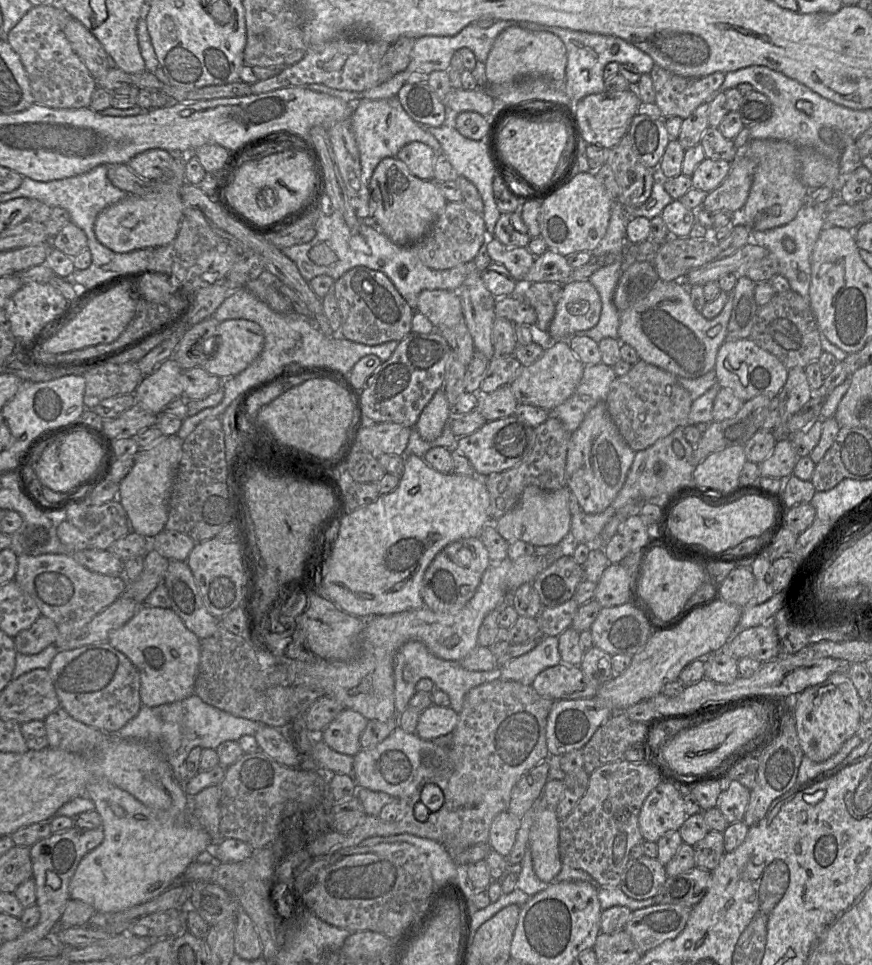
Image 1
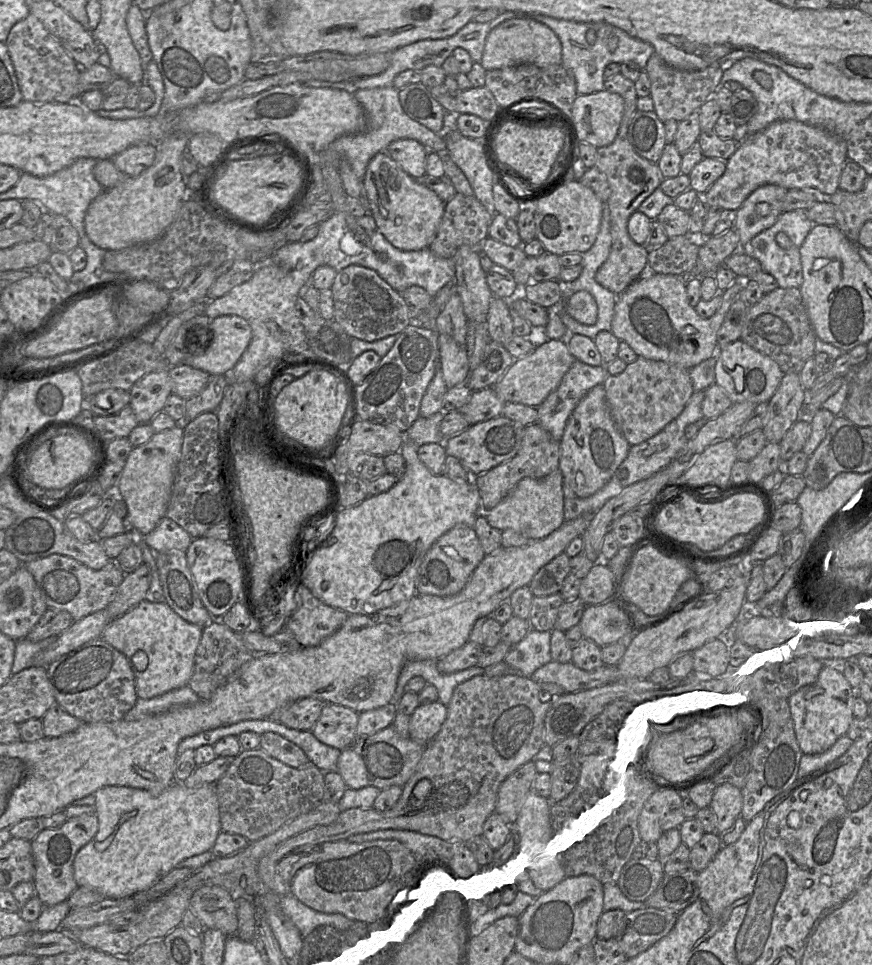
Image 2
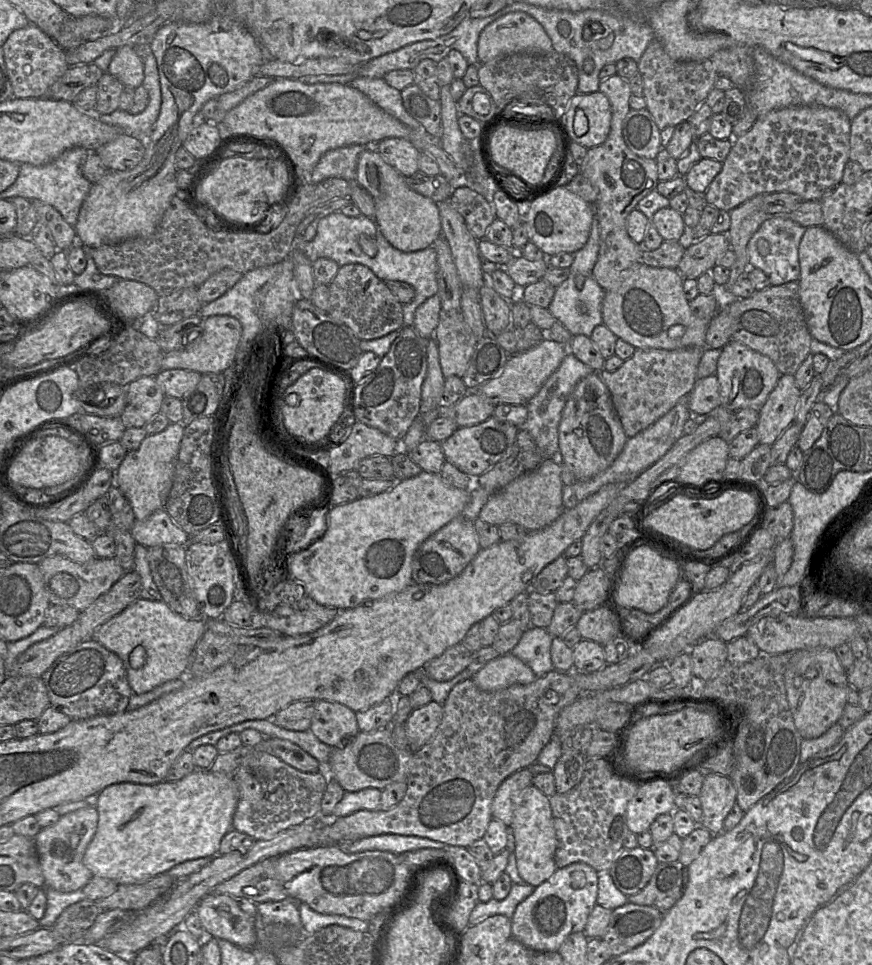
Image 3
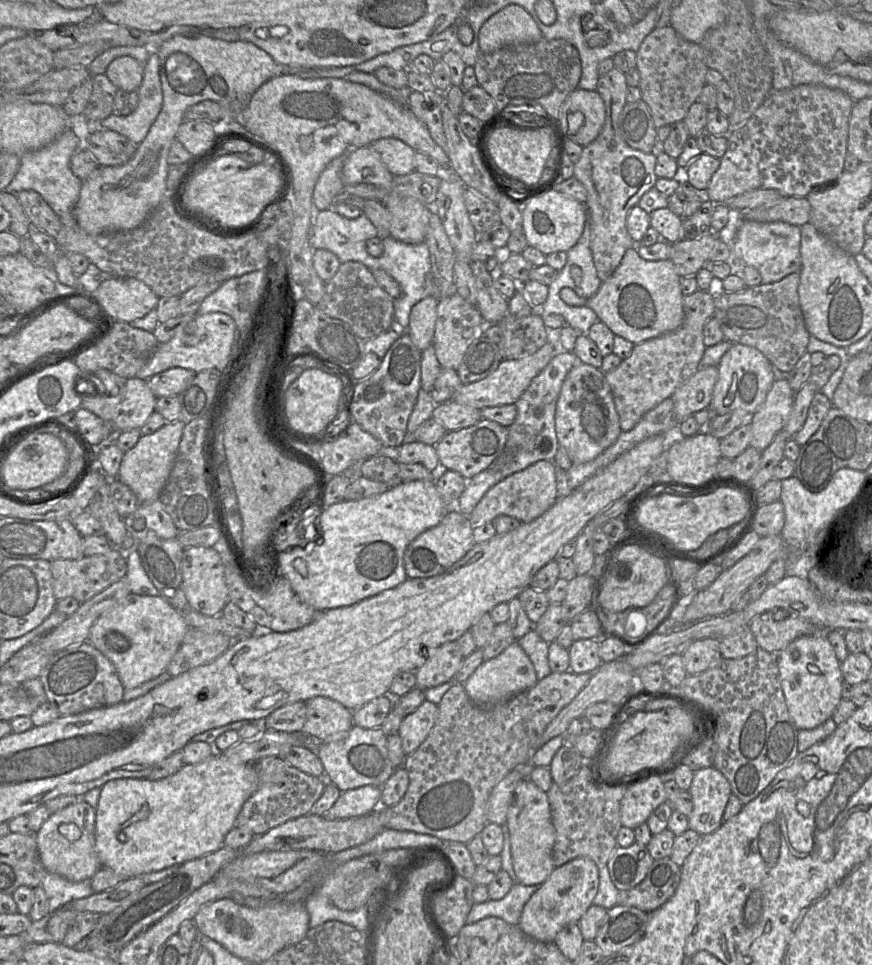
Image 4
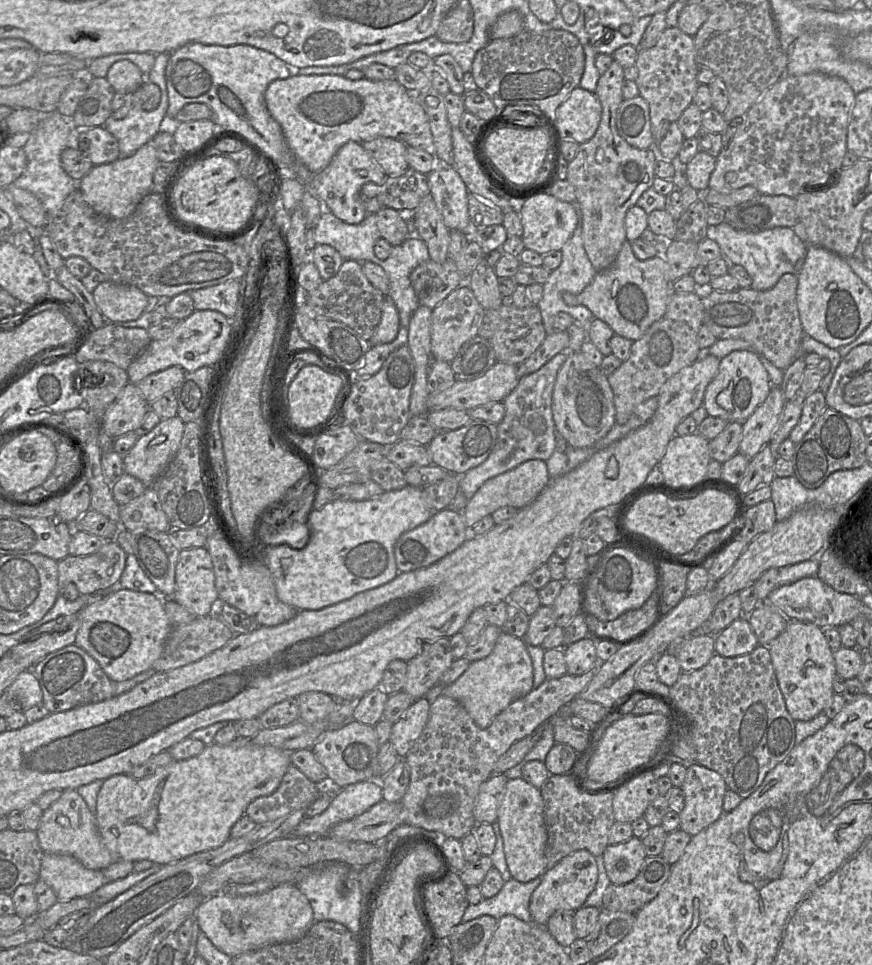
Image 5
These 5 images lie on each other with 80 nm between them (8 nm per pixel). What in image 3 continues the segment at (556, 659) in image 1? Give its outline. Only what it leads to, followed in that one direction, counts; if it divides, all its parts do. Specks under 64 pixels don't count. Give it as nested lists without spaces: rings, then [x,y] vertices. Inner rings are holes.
[[[530,626],[510,653],[540,678],[555,670],[550,652],[552,640],[553,636],[546,629]]]

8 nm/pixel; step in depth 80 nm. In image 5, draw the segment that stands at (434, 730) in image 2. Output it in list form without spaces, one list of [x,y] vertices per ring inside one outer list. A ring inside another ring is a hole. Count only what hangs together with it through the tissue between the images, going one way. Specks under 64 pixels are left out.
[[[425,697],[417,699],[393,724],[389,741],[399,758],[404,758],[420,737],[428,721],[430,705],[431,703]]]

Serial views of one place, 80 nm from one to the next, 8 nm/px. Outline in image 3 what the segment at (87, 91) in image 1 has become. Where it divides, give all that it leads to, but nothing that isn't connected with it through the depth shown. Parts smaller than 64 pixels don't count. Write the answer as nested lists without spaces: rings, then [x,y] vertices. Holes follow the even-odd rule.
[[[34,24],[13,31],[2,46],[13,98],[42,98],[49,87],[69,69],[66,51]]]

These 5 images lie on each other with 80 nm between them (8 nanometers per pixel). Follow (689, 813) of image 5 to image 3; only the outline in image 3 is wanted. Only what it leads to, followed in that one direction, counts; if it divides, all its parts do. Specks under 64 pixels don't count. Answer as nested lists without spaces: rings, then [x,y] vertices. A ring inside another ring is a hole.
[[[706,773],[699,794],[703,815],[701,825],[712,834],[724,830],[724,820],[737,803],[737,791],[731,779],[717,773]]]

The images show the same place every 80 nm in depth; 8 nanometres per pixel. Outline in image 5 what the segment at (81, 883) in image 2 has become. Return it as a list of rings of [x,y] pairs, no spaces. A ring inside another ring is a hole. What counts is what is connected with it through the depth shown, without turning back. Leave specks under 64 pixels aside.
[[[239,738],[231,744],[212,743],[197,756],[174,760],[149,777],[136,779],[117,774],[104,780],[97,796],[95,812],[98,831],[108,850],[117,860],[150,860],[163,866],[223,845],[234,824],[256,798],[272,794],[291,765],[291,752],[273,746],[260,746]]]

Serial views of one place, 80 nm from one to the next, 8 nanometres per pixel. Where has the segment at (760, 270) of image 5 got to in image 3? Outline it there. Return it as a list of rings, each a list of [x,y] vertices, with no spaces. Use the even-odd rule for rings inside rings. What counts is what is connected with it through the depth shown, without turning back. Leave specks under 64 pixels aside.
[[[777,213],[765,220],[758,230],[750,238],[747,245],[750,268],[761,269],[769,278],[772,286],[782,285],[790,281],[800,279],[799,245],[806,227],[794,222],[787,216],[788,213]],[[760,239],[770,243],[770,251],[762,256],[757,250],[757,242]]]

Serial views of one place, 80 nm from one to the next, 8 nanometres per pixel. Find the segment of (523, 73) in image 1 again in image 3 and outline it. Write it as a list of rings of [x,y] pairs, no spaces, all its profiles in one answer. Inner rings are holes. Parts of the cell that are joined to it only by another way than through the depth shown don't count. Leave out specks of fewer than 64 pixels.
[[[512,12],[480,33],[478,60],[484,64],[515,53],[549,54],[552,42],[541,24],[524,12]]]

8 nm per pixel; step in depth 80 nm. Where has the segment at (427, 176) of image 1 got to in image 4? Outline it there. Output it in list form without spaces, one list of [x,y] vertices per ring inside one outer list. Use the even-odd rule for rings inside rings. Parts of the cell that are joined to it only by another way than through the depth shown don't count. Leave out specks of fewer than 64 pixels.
[[[383,138],[370,147],[393,176],[415,171],[415,150],[397,138]]]

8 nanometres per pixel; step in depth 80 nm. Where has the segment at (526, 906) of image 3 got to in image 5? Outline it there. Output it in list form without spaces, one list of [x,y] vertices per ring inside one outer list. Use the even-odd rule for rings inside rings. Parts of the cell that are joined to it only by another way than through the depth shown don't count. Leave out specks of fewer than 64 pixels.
[[[578,850],[562,858],[542,876],[540,885],[533,891],[529,911],[533,922],[546,925],[549,918],[558,910],[576,911],[581,908],[594,890],[598,879],[598,869],[593,856],[587,850]]]

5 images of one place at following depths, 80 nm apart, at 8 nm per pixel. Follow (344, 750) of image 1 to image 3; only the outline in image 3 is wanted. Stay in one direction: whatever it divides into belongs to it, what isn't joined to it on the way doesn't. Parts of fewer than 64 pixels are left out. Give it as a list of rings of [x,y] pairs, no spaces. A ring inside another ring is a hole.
[[[313,701],[314,715],[309,731],[331,748],[344,748],[359,732],[356,713],[337,702]]]

